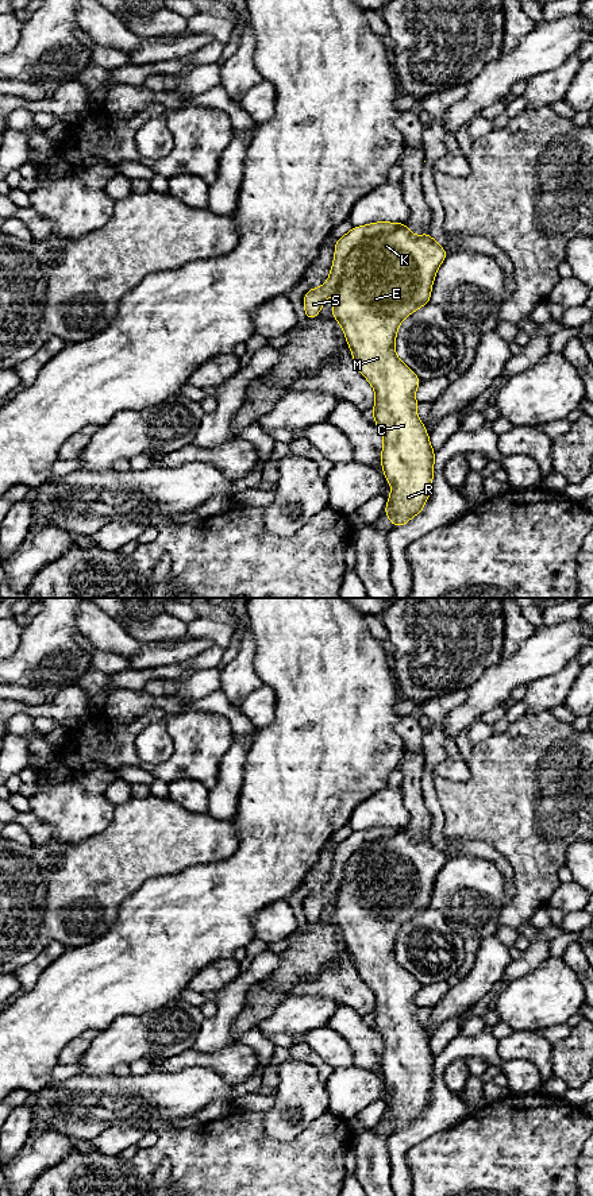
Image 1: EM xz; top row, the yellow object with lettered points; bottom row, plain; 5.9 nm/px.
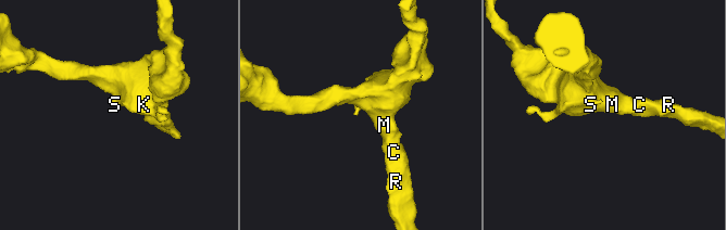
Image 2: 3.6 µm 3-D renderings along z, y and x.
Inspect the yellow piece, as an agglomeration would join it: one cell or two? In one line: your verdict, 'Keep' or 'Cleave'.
Cleave

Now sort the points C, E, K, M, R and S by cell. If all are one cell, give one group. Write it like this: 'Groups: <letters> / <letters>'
Groups: C E K M R / S

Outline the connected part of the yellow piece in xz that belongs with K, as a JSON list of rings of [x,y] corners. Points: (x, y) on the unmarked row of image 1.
[[[407,829],[392,837],[366,844],[353,853],[336,894],[332,922],[342,930],[359,977],[376,996],[371,1014],[374,1029],[382,1035],[381,1069],[392,1096],[384,1118],[393,1133],[419,1119],[428,1102],[434,1083],[435,1057],[428,1037],[416,1019],[415,996],[423,987],[394,957],[394,945],[403,923],[430,908],[435,879],[448,857],[430,840],[413,841]]]

